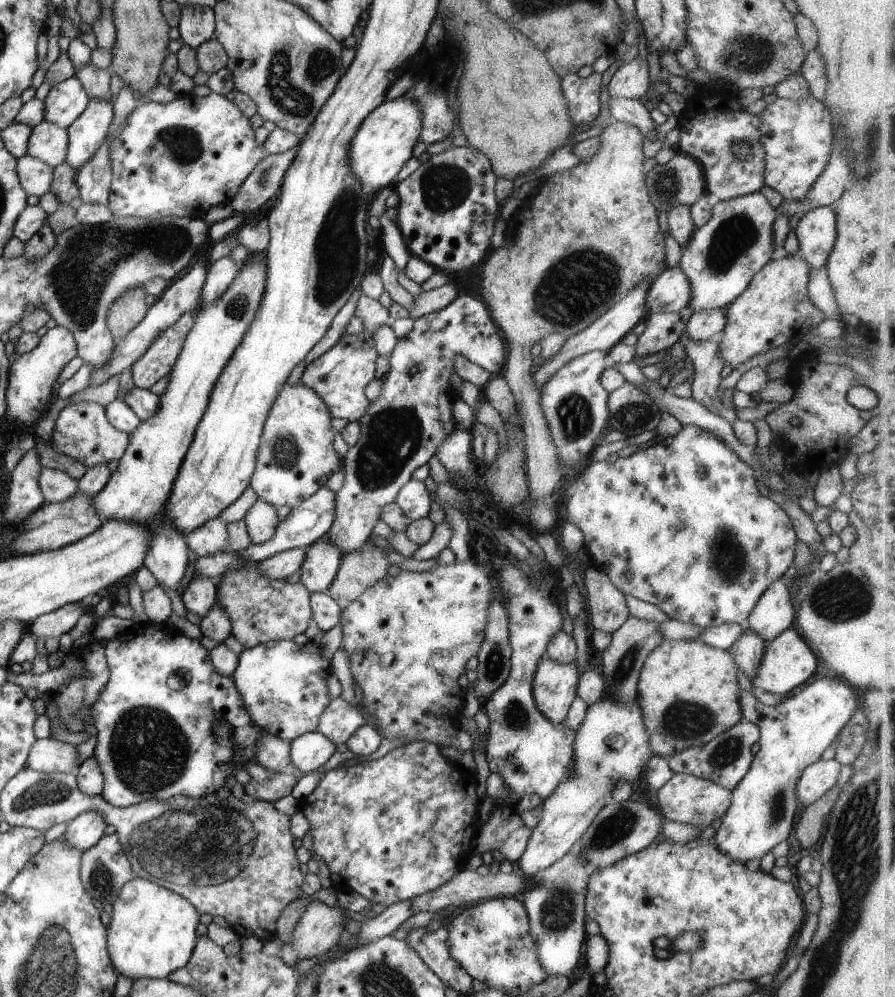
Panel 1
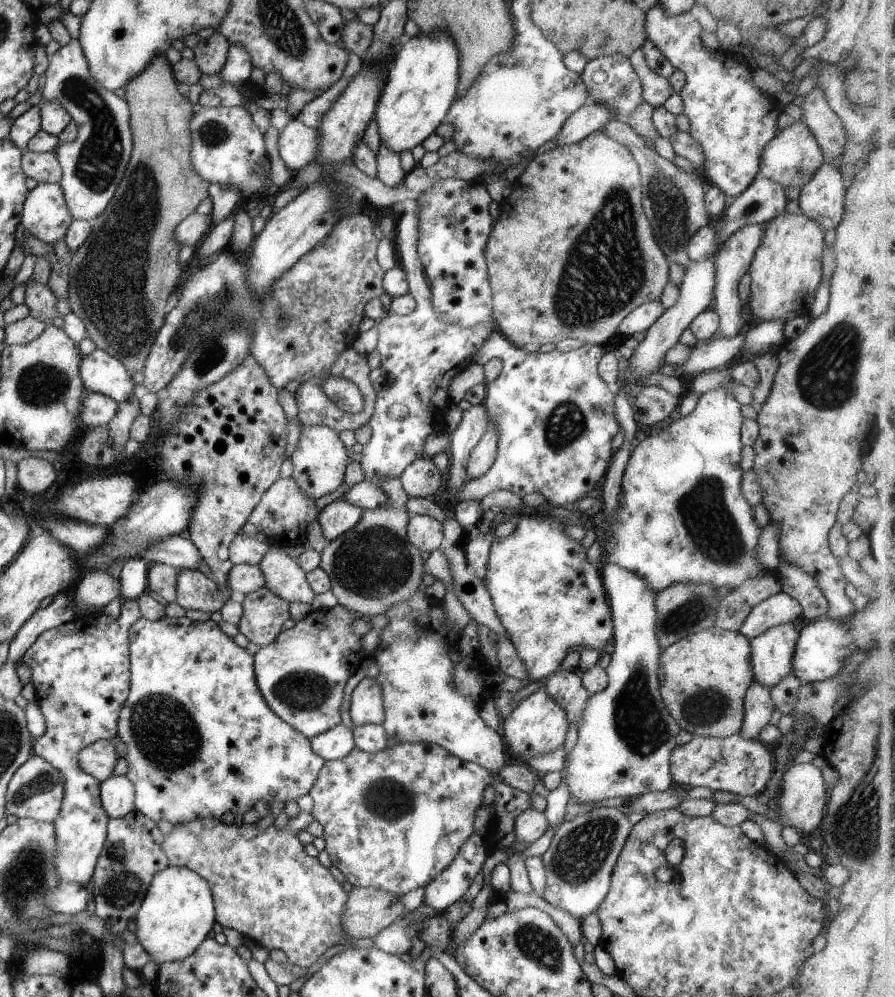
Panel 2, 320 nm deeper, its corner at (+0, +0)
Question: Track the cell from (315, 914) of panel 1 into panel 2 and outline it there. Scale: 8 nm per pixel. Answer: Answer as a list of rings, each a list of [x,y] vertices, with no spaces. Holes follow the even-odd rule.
[[[353,887],[340,916],[340,927],[351,938],[371,939],[405,911],[397,895],[371,887]]]

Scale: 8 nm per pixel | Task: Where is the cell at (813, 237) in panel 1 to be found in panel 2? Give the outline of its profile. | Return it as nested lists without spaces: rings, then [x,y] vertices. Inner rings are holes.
[[[824,160],[800,188],[799,211],[817,221],[824,232],[834,229],[843,214],[845,186],[840,172]]]

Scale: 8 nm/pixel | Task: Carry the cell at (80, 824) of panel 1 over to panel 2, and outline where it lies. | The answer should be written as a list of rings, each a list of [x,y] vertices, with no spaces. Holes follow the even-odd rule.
[[[125,775],[100,781],[100,799],[108,818],[119,818],[134,810],[134,786]]]

